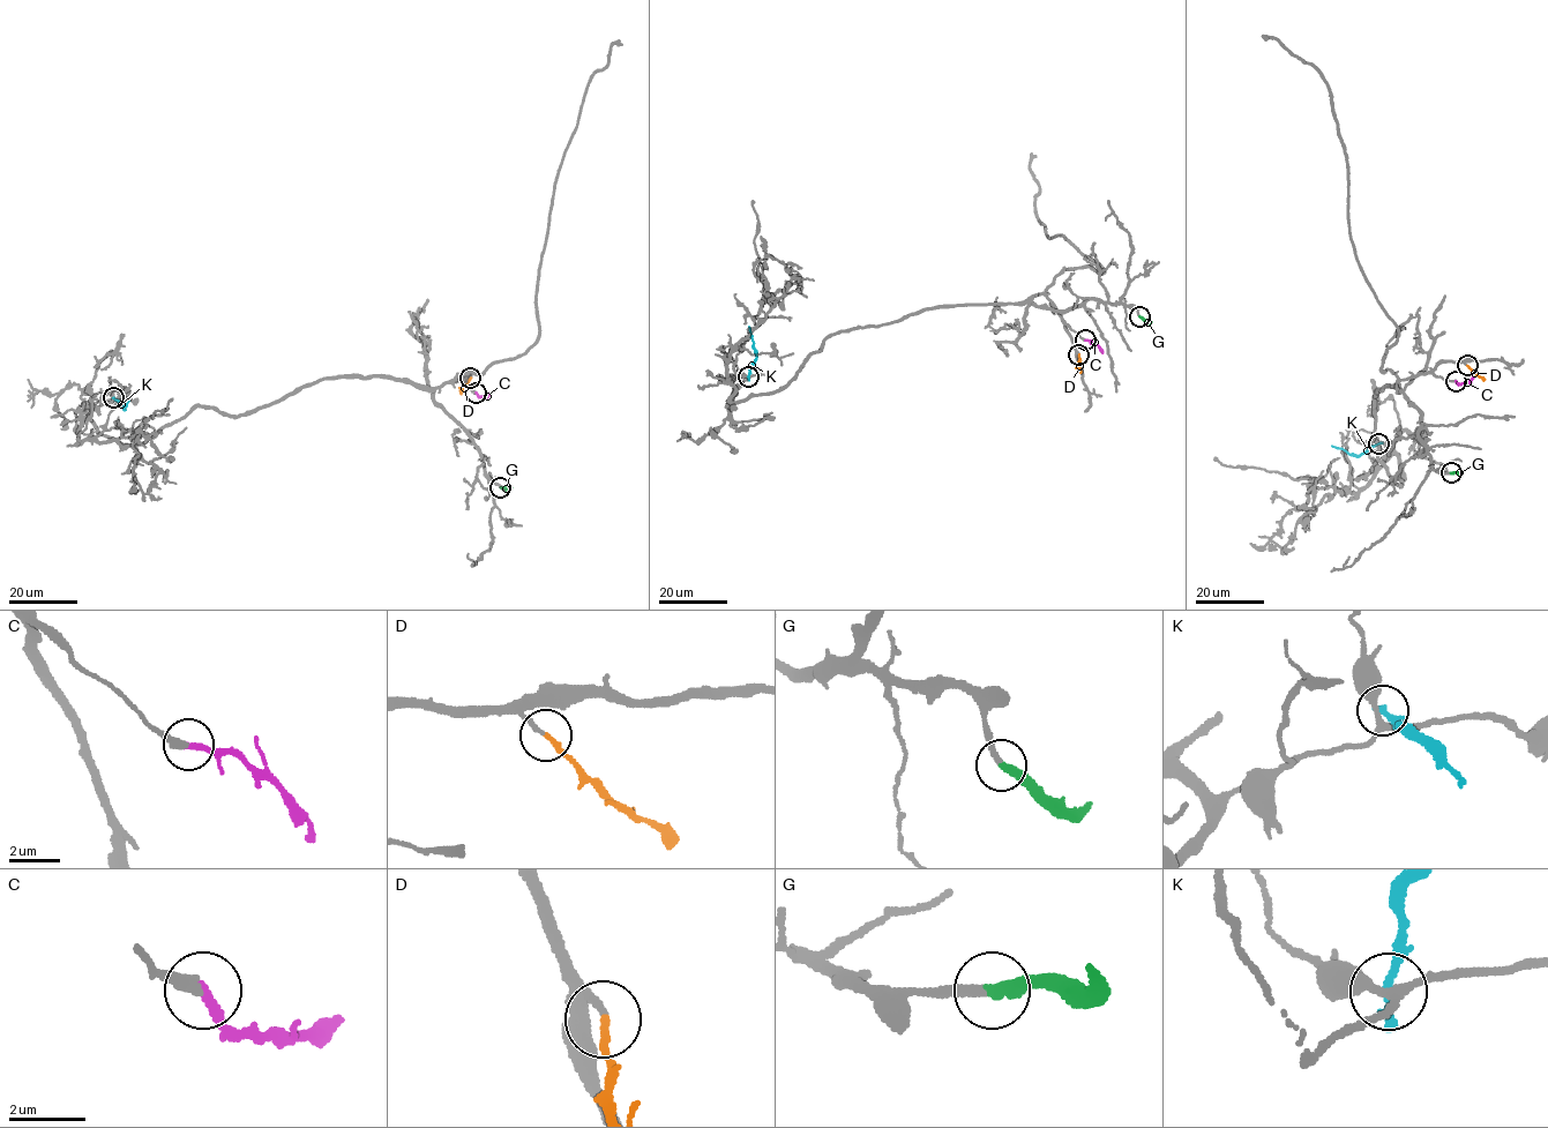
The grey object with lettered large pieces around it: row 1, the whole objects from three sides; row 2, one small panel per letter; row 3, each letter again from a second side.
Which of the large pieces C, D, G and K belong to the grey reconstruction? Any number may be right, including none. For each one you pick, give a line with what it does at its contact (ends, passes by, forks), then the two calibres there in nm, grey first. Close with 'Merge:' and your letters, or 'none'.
C: it ends there; 320 nm thick on the grey side, 280 nm on the other
D: it ends there; 160 nm thick on the grey side, 200 nm on the other
G: it ends there; 240 nm thick on the grey side, 340 nm on the other
Merge: C, D, G

